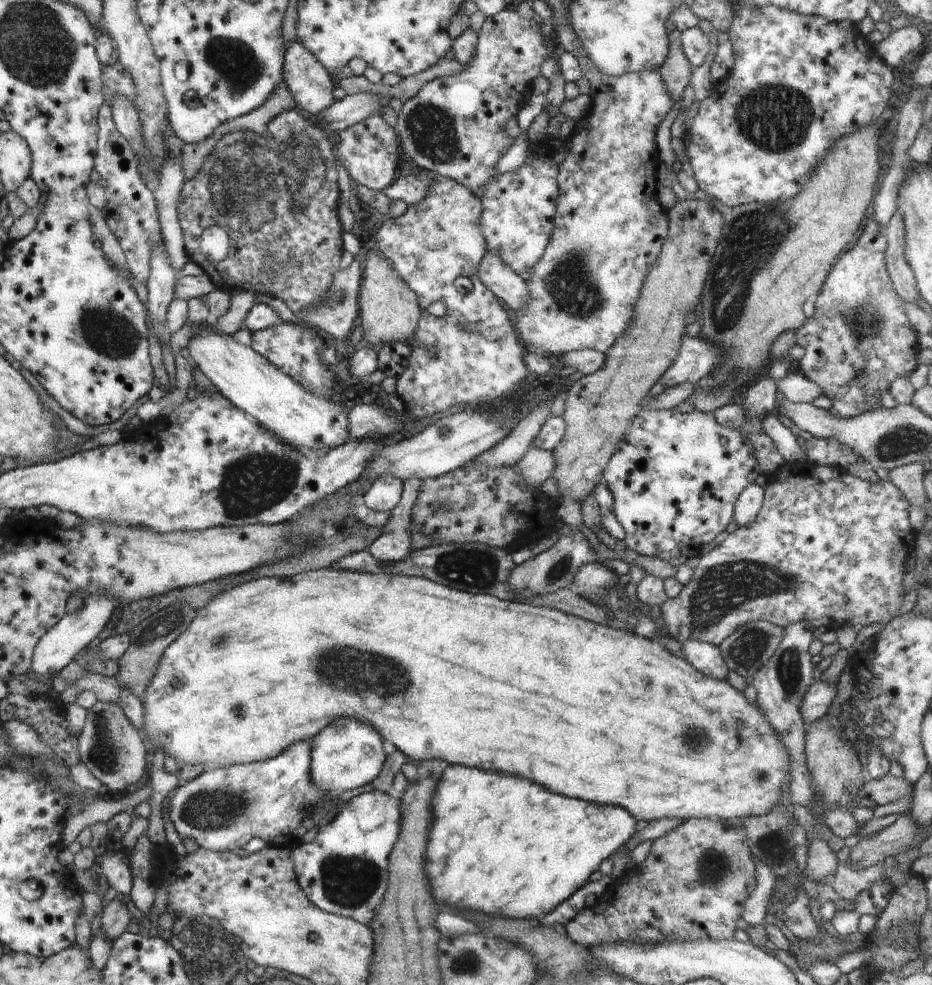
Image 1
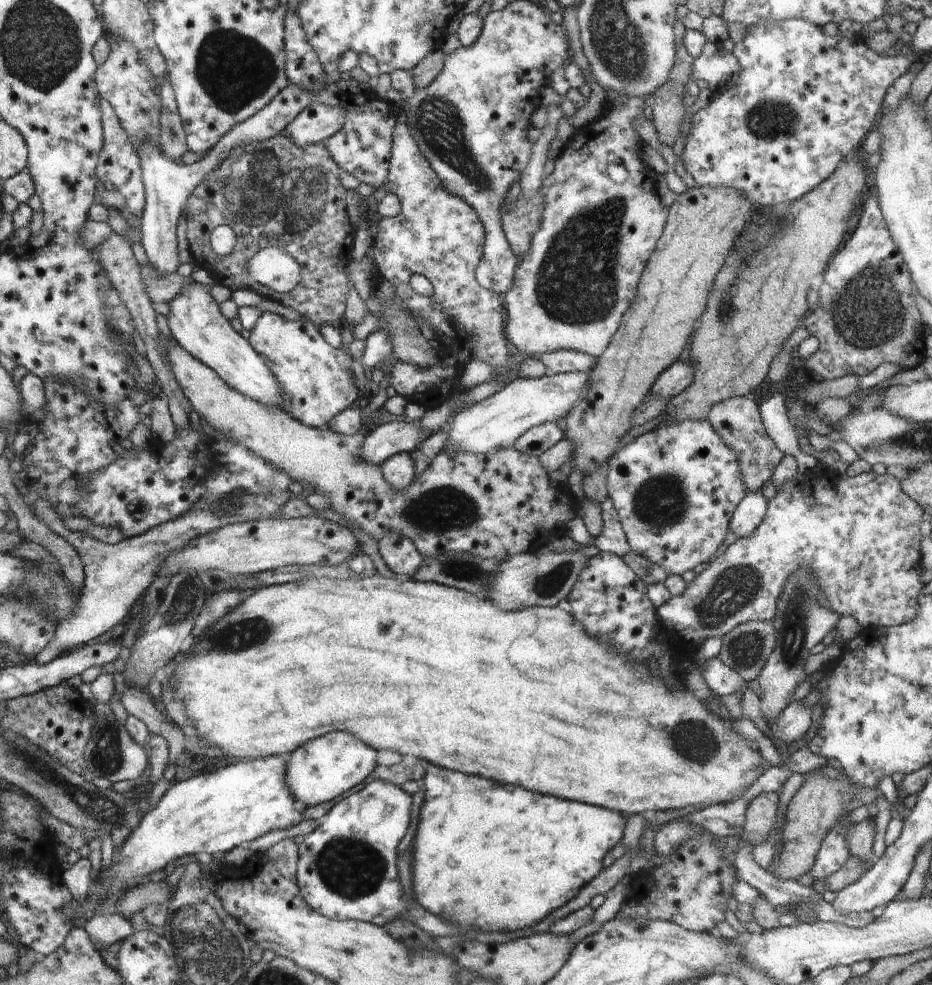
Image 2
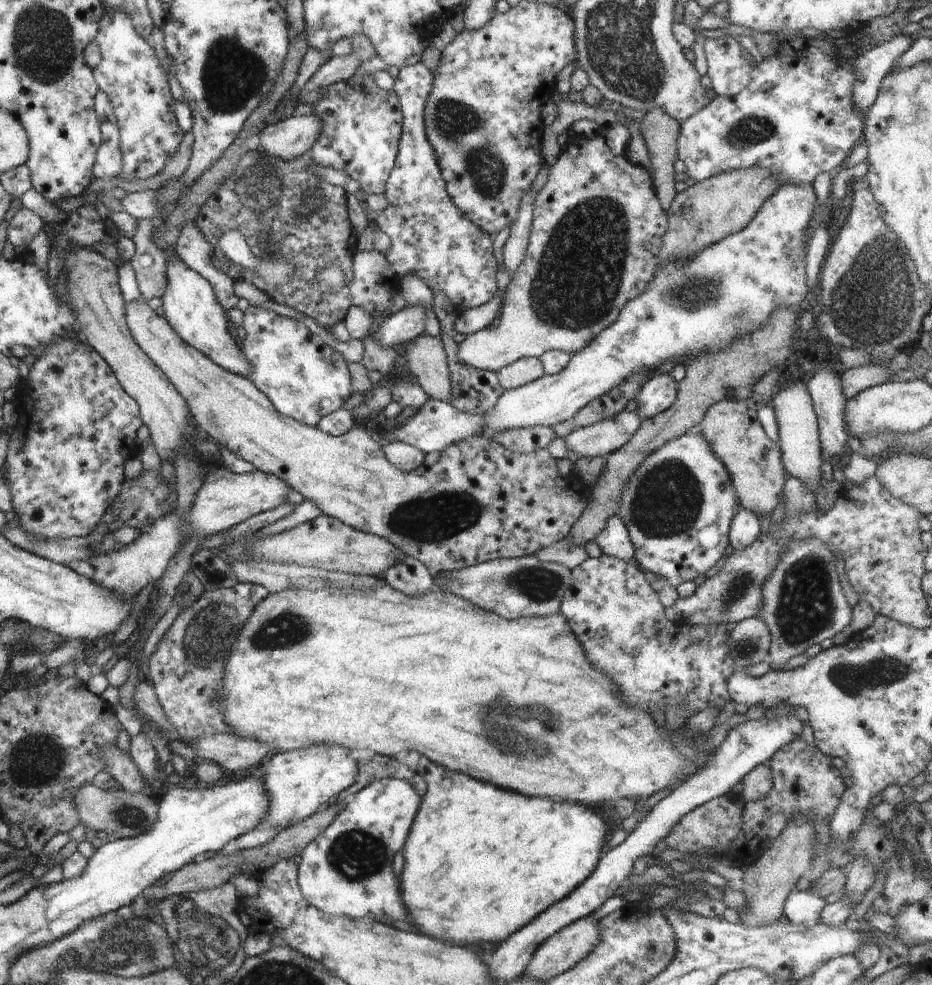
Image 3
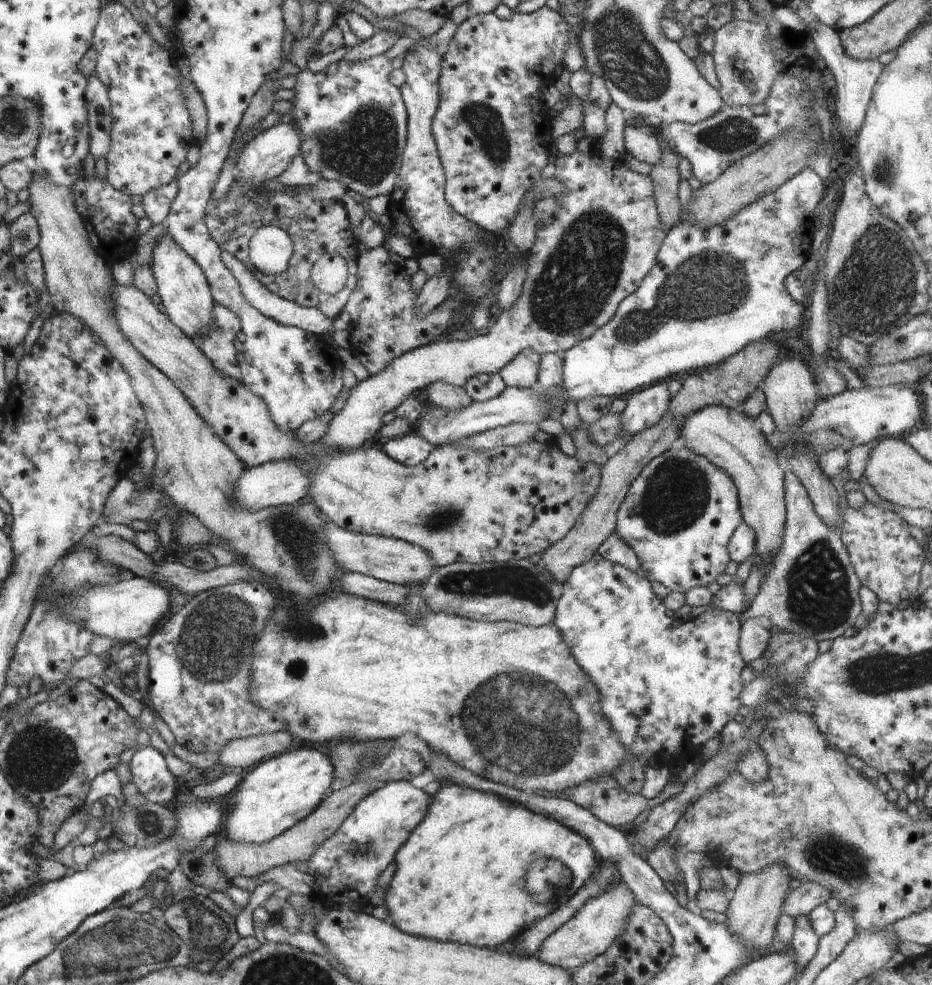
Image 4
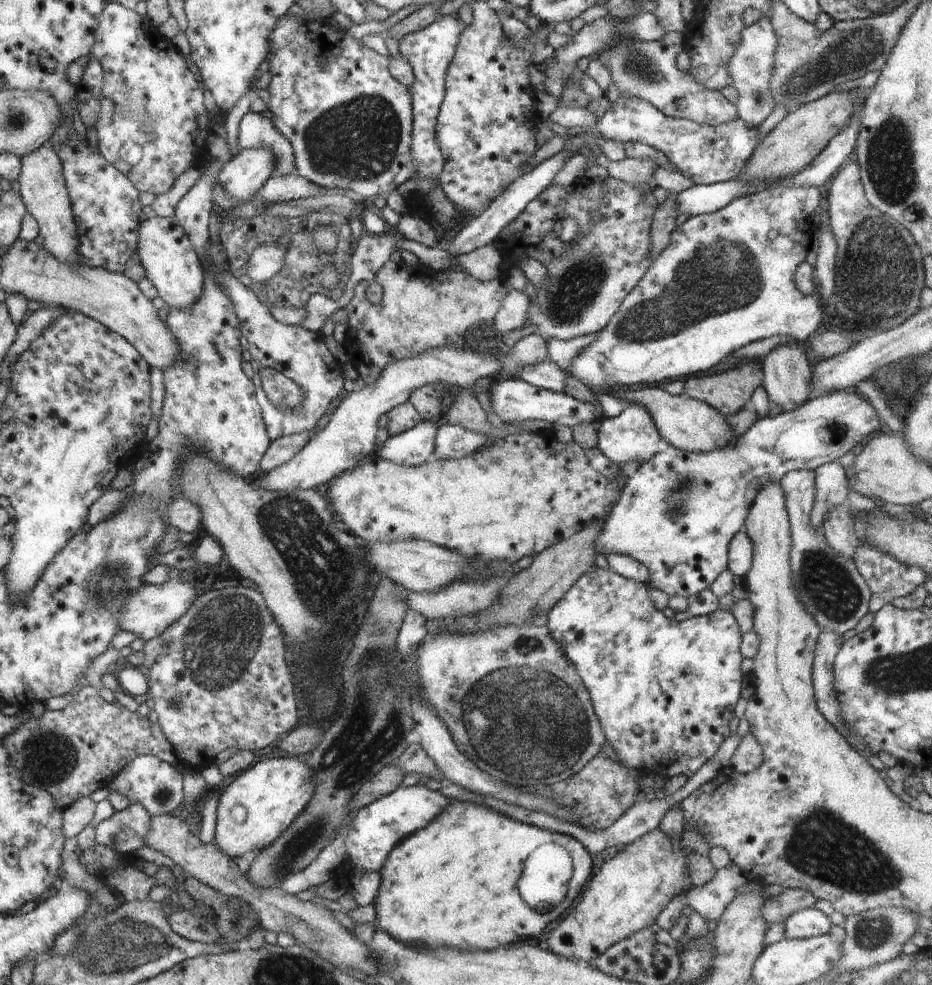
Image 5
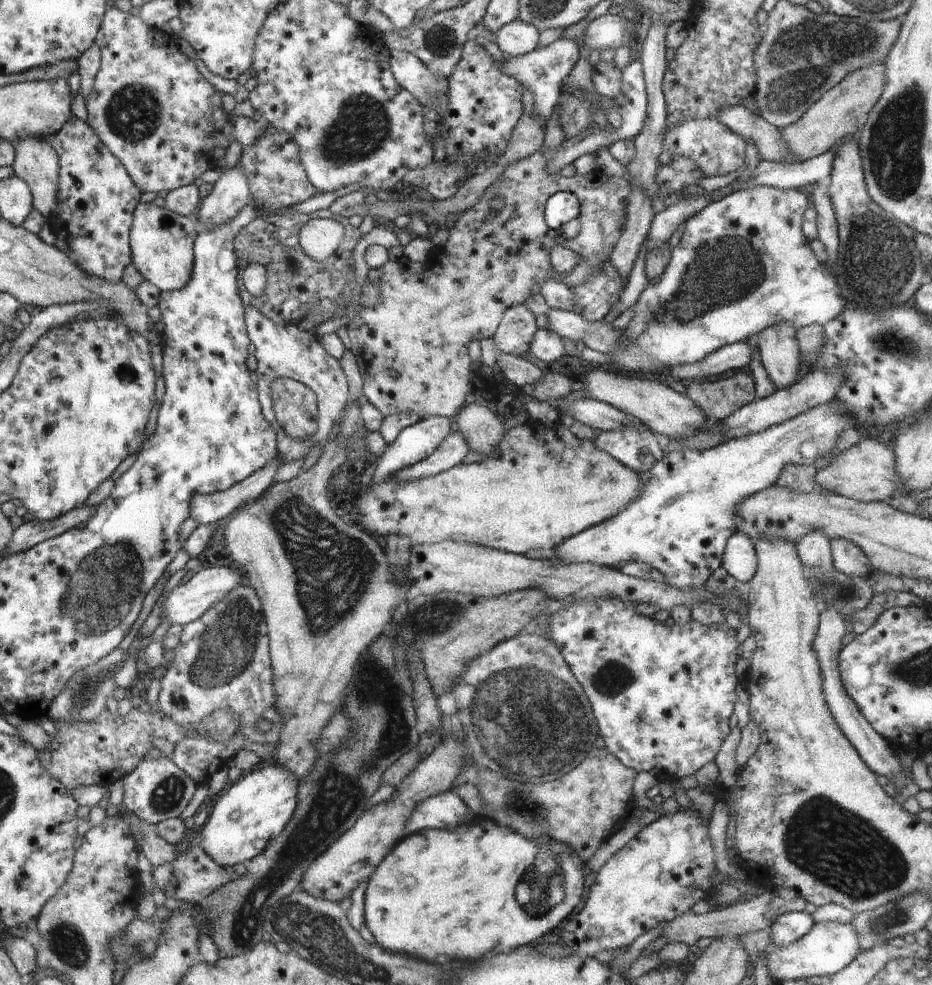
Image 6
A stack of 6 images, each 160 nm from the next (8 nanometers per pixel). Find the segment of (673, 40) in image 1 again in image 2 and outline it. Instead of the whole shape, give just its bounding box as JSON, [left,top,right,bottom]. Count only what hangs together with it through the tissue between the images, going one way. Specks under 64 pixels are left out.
[650,18,693,146]

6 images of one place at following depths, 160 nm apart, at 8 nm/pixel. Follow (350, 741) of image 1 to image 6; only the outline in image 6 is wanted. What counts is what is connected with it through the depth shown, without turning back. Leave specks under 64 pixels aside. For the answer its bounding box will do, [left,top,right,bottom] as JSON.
[197,764,298,867]

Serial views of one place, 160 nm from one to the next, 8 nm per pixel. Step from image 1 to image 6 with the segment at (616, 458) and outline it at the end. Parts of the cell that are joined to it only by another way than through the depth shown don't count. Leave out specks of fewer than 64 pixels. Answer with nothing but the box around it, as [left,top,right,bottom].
[554,404,854,588]

